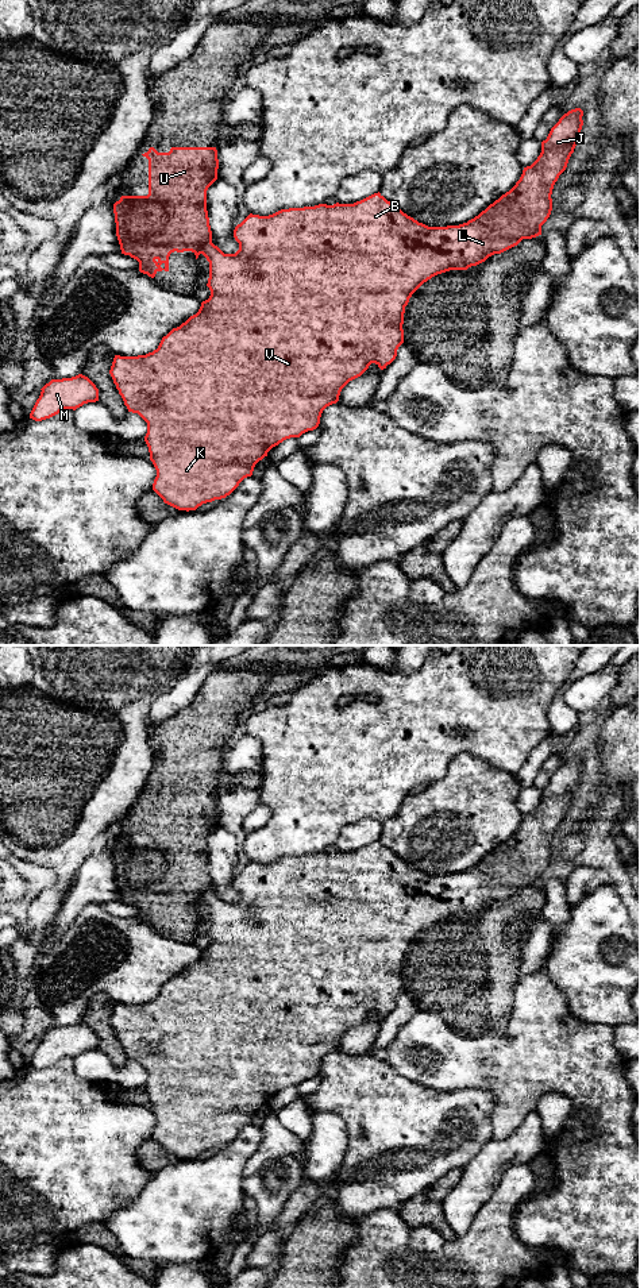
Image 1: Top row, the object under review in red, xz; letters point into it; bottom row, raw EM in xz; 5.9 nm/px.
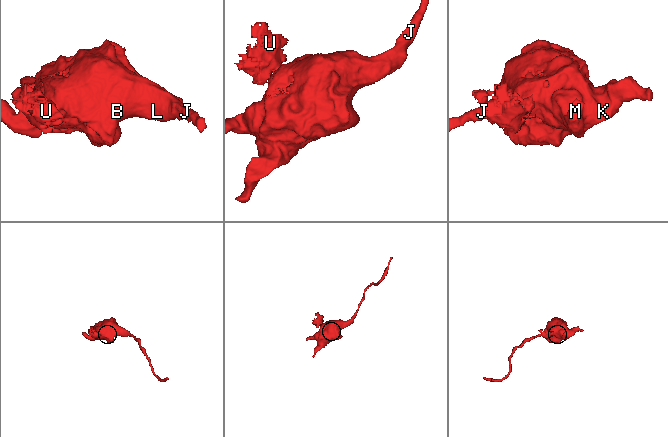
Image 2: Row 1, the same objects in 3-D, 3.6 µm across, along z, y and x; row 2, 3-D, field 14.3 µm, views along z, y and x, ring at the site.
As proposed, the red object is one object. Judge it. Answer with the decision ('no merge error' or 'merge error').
merge error

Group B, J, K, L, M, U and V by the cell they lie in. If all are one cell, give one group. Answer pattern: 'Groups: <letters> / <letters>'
Groups: B J K L M V / U

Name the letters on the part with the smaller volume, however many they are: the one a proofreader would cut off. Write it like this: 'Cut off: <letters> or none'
Cut off: U

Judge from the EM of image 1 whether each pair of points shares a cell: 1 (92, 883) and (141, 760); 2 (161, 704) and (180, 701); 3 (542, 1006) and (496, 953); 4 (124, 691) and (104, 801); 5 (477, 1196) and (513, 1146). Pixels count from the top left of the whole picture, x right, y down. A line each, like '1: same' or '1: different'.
1: different
2: same
3: different
4: same
5: same

